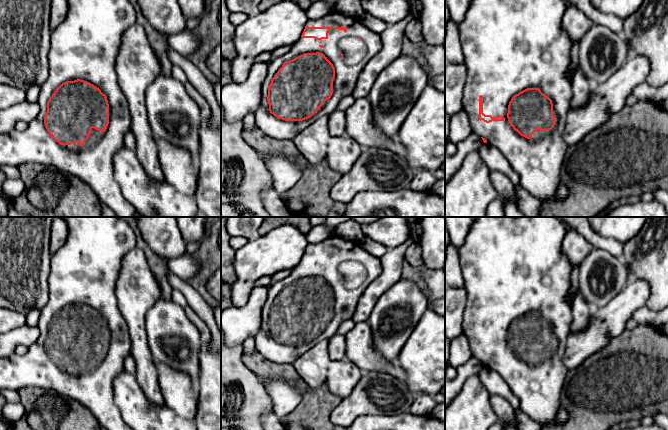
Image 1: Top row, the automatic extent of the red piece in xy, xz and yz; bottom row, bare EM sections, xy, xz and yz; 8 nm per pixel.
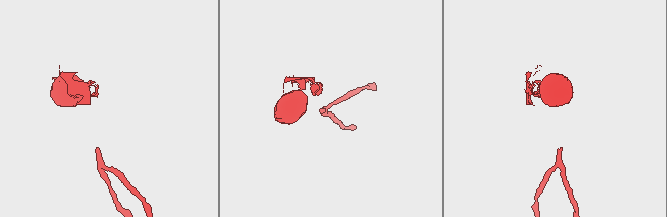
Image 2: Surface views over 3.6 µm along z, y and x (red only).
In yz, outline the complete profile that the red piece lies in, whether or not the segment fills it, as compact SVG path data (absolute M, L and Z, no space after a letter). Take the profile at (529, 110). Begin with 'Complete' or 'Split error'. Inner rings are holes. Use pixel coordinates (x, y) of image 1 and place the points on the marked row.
Split error. M473 0L465 13L464 20L458 25L464 63L467 67L462 108L469 117L472 132L480 136L487 145L494 146L501 151L509 165L518 174L520 185L530 196L539 201L545 201L554 196L559 184L563 159L568 149L562 135L573 95L572 81L566 75L570 65L573 43L561 26L566 6L565 0Z

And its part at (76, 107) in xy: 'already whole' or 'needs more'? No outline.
needs more

